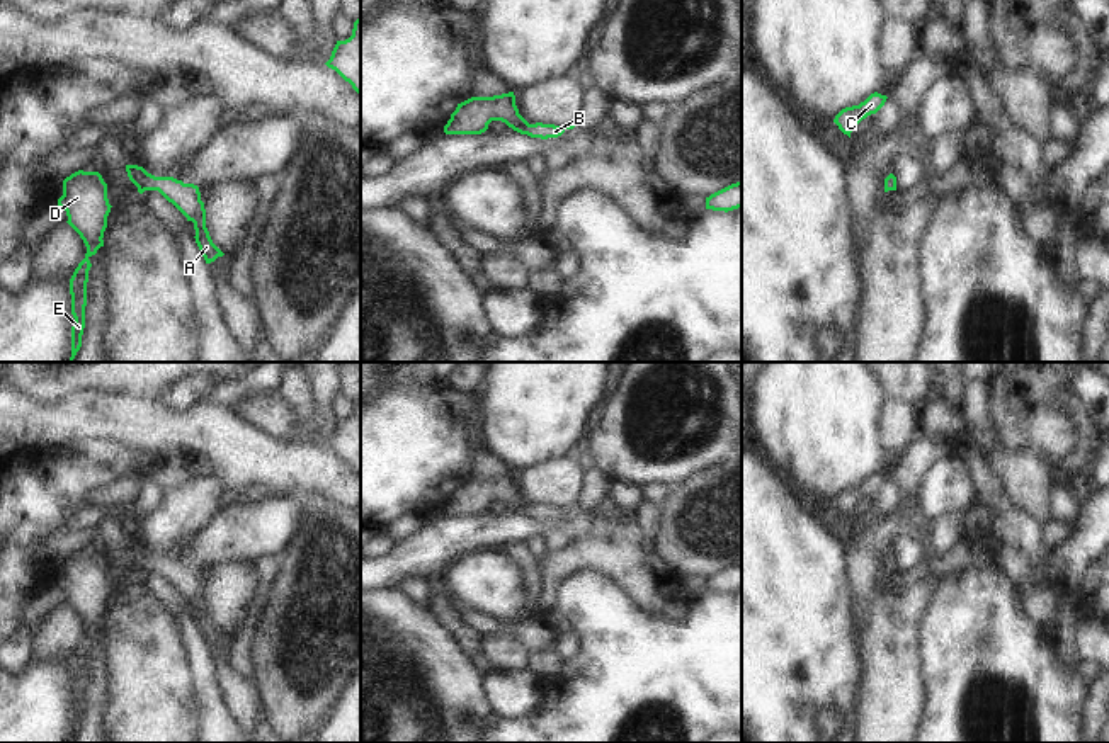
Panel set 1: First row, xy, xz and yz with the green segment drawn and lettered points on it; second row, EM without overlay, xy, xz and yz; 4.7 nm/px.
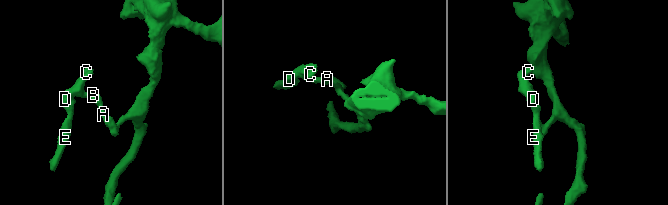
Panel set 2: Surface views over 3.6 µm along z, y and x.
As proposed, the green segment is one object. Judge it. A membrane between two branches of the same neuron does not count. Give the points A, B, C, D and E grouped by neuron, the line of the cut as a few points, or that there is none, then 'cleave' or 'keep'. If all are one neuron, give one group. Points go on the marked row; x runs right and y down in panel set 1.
A B C D E | no cut | keep

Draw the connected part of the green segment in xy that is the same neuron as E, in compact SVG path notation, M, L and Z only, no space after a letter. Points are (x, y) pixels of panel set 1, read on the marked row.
M83 170L63 180L63 196L58 199L58 206L66 211L66 223L80 235L87 247L85 258L78 264L70 279L71 315L75 318L71 326L71 362L82 347L85 328L87 282L92 267L88 258L104 247L102 238L112 206L109 204L107 184L102 175L99 172Z

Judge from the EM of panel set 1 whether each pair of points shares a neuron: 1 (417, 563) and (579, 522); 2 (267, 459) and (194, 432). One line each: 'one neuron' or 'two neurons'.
1: one neuron
2: one neuron

